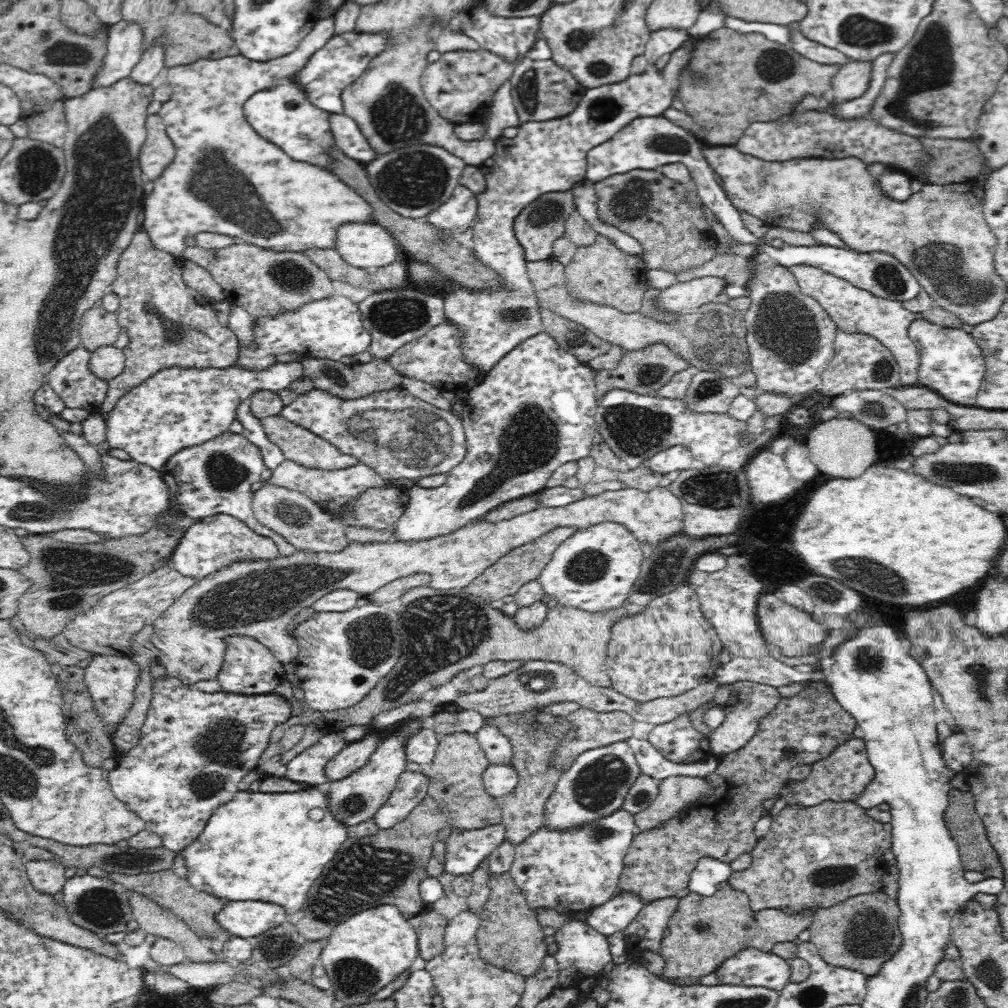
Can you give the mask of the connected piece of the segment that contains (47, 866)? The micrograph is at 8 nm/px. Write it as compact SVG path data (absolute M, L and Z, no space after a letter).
M30 860L25 864L30 883L47 895L54 895L66 884L65 867L56 860Z

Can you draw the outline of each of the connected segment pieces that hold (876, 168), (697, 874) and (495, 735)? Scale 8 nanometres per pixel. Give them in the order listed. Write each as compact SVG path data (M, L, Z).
M872 161L866 168L878 181L878 187L896 203L908 200L912 196L910 189L912 177L905 172L898 171L888 164L882 164L881 161Z
M711 857L700 858L697 867L690 874L689 892L702 896L712 896L721 882L728 880L733 870L729 863Z
M486 723L474 736L479 747L482 748L488 764L513 766L513 745L509 741L509 737L498 729L498 726Z

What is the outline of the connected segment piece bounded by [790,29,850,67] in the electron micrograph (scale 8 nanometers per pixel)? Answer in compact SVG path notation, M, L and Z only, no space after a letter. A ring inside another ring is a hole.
M799 29L791 30L790 44L797 53L820 64L838 64L841 67L850 62L844 53L806 38Z

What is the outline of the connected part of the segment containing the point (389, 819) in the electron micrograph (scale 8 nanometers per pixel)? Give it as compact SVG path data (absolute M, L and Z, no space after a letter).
M406 769L398 779L390 798L378 809L372 820L379 830L393 828L403 822L418 806L429 789L428 777Z

